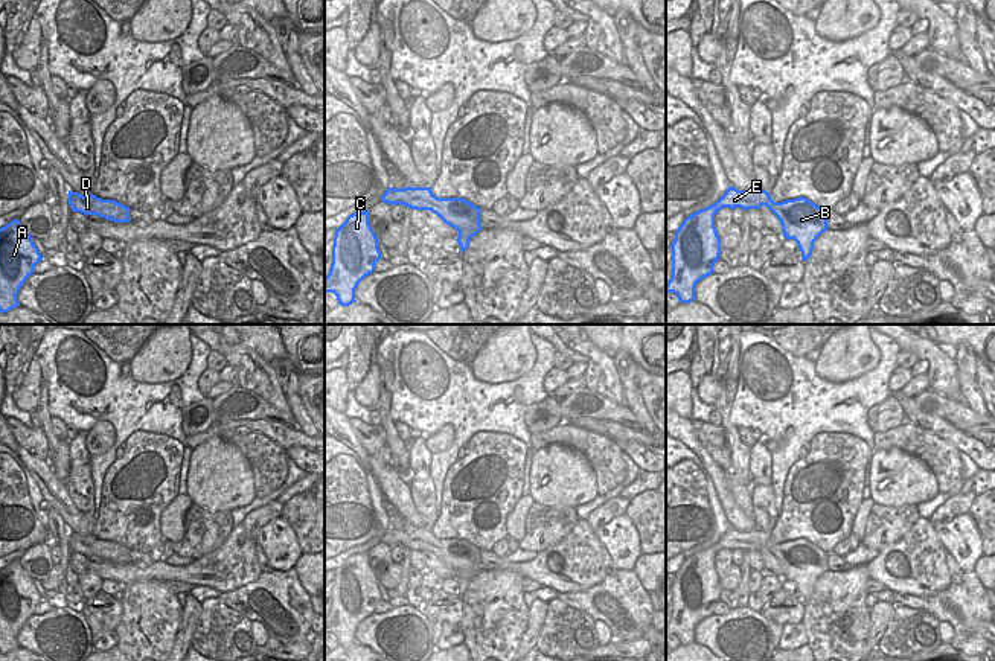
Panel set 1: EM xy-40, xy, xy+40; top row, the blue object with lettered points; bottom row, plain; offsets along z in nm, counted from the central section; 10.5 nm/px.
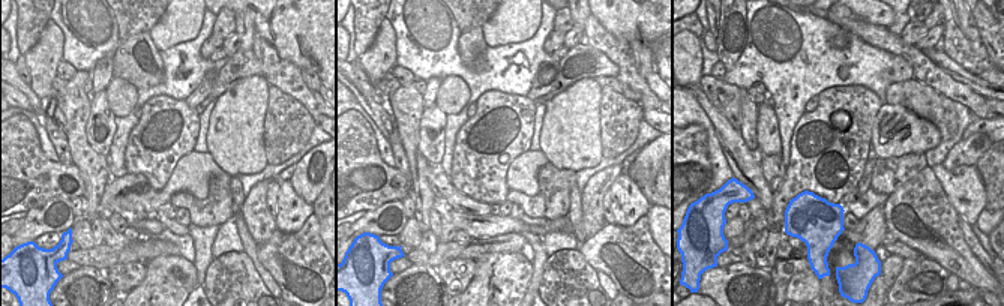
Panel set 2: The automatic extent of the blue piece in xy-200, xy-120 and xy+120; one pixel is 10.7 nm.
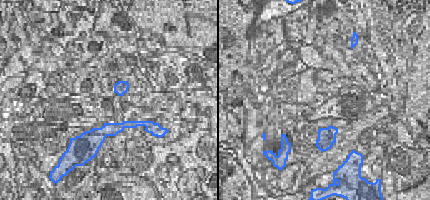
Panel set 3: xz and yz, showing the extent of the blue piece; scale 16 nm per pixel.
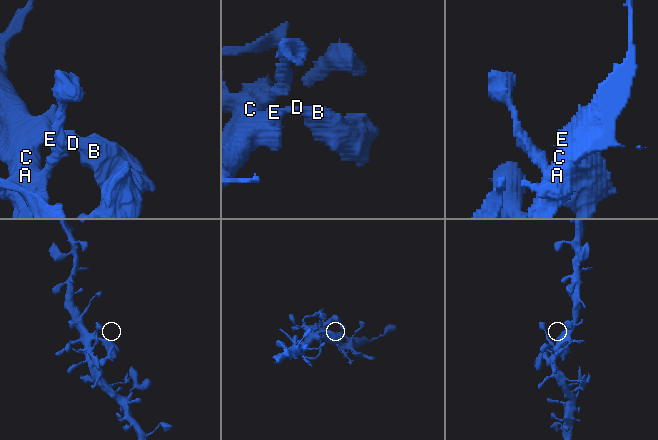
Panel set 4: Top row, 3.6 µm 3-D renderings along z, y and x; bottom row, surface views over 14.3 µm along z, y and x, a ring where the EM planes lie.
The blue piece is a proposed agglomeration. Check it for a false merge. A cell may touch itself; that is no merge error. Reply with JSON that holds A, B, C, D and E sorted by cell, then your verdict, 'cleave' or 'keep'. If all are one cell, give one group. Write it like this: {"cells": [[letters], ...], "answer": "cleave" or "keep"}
{"cells": [["A", "B", "C", "D", "E"]], "answer": "keep"}

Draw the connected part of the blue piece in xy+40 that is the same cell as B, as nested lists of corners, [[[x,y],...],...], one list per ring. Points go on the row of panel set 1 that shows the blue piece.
[[[730,186],[712,206],[687,216],[675,232],[672,248],[672,276],[666,294],[673,292],[681,303],[695,300],[695,286],[713,273],[721,254],[721,239],[715,227],[715,215],[724,209],[744,210],[766,206],[780,221],[783,238],[794,239],[808,260],[817,238],[827,230],[827,212],[805,196],[774,203],[769,192],[754,187],[737,190]]]

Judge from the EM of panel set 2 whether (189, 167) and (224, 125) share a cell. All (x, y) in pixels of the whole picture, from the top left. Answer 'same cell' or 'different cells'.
different cells

